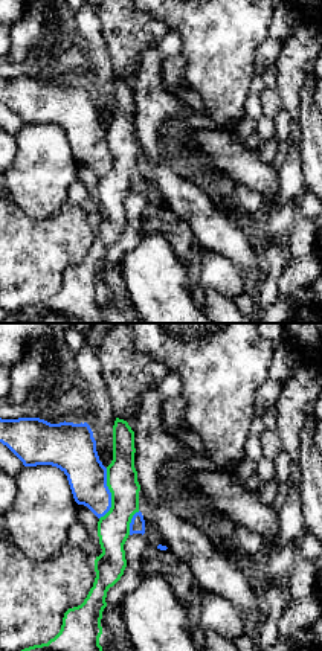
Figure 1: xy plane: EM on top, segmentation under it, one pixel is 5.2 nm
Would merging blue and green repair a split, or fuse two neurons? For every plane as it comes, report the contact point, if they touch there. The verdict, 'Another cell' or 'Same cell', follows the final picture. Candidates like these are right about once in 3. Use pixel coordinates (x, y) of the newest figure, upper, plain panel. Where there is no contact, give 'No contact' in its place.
Touches blue at (110, 153)

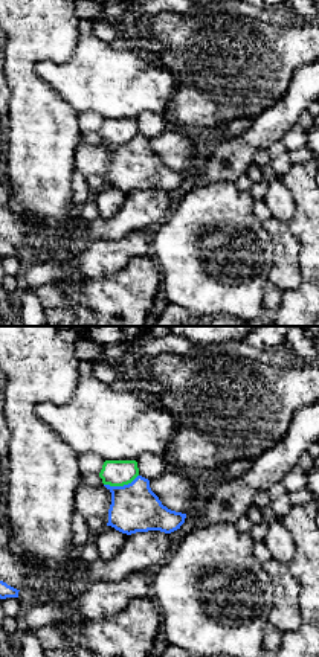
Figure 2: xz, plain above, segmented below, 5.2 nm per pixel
Touches blue at (121, 145)

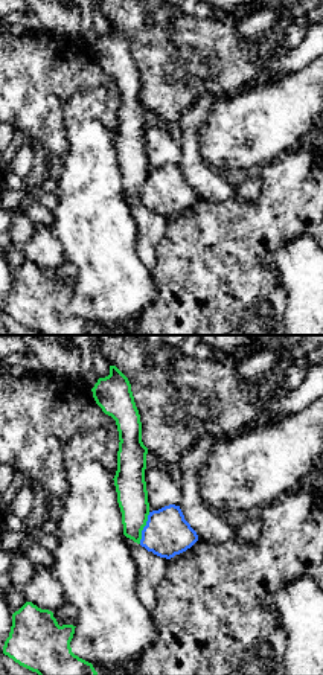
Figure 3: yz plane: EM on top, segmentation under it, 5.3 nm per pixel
Touches blue at (143, 186)

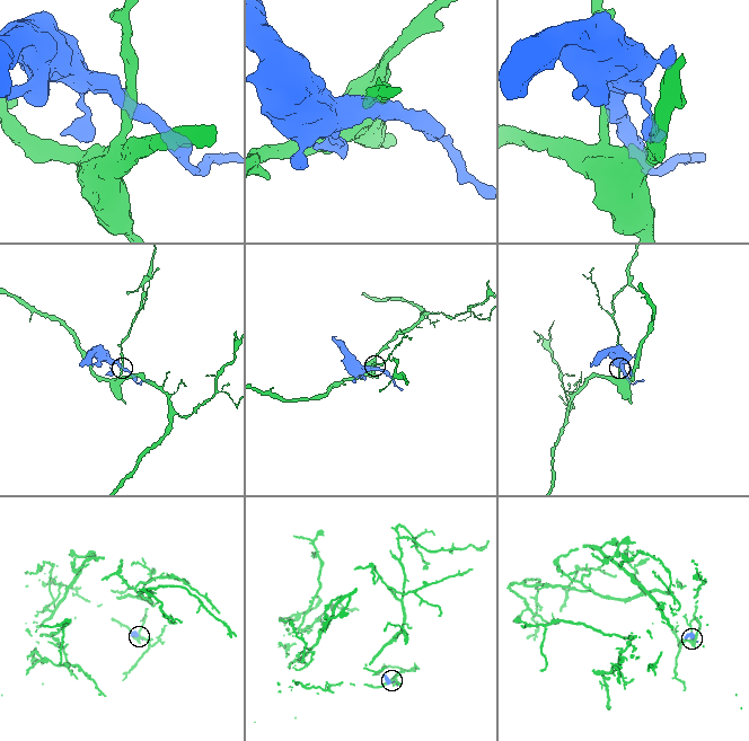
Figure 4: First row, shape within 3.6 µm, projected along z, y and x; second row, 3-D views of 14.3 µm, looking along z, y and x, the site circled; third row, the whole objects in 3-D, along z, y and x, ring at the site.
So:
Another cell

